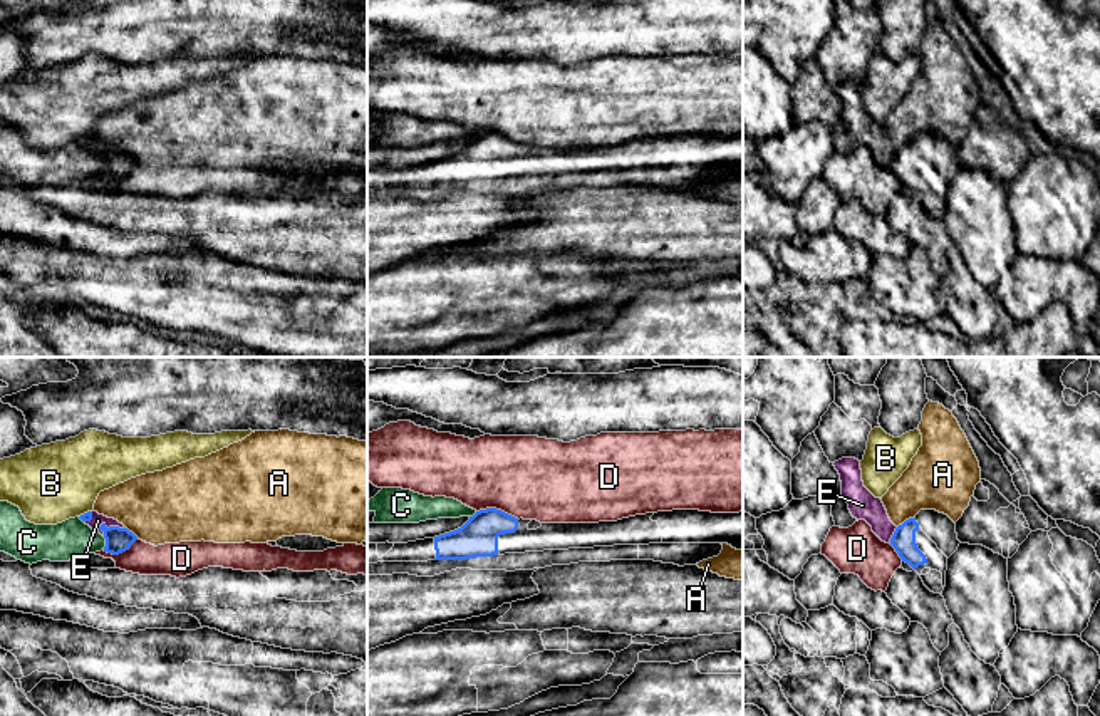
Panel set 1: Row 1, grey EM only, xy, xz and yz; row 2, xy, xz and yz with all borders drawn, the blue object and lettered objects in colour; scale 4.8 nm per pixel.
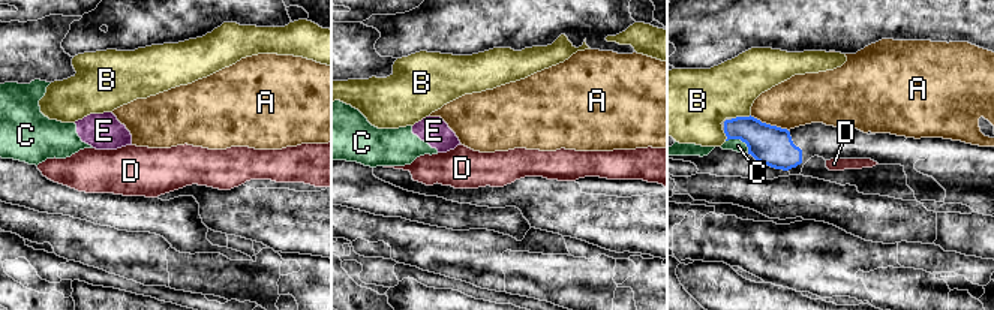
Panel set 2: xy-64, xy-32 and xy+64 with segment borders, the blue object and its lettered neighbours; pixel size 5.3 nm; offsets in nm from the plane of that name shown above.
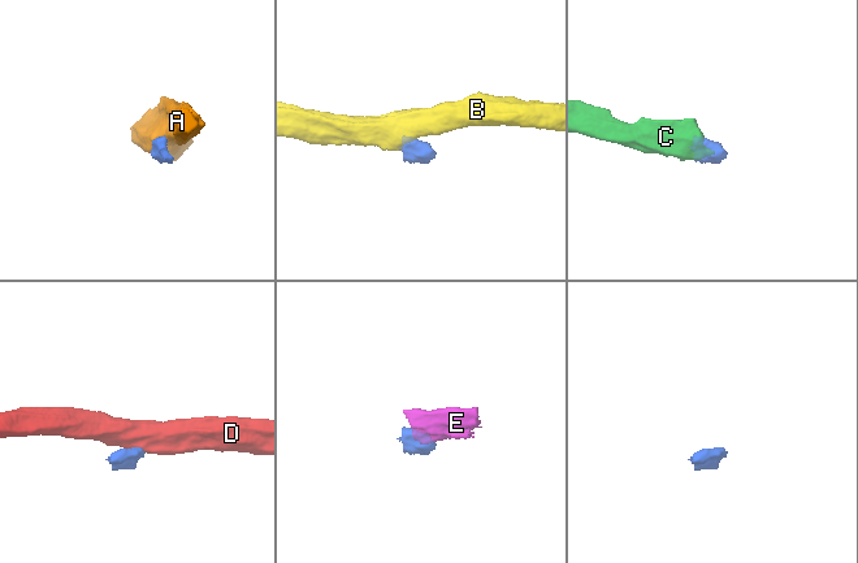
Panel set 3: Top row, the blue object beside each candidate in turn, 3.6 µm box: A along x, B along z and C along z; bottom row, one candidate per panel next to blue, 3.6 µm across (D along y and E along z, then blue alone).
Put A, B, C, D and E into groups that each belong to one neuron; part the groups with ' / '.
A / B / C E / D

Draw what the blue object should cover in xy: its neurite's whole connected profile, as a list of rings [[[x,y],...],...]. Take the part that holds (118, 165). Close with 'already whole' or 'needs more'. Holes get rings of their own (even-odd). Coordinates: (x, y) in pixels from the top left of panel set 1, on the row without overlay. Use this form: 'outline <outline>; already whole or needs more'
outline [[[102,148],[99,154],[104,156],[104,163],[106,163],[104,176],[112,179],[119,179],[129,174],[131,169],[138,164],[138,161],[127,153],[119,153],[119,151],[107,153],[106,148]]]; already whole

